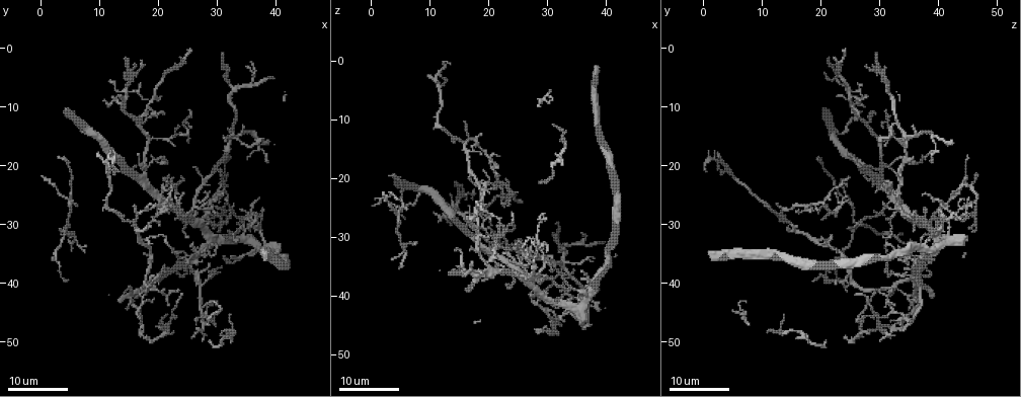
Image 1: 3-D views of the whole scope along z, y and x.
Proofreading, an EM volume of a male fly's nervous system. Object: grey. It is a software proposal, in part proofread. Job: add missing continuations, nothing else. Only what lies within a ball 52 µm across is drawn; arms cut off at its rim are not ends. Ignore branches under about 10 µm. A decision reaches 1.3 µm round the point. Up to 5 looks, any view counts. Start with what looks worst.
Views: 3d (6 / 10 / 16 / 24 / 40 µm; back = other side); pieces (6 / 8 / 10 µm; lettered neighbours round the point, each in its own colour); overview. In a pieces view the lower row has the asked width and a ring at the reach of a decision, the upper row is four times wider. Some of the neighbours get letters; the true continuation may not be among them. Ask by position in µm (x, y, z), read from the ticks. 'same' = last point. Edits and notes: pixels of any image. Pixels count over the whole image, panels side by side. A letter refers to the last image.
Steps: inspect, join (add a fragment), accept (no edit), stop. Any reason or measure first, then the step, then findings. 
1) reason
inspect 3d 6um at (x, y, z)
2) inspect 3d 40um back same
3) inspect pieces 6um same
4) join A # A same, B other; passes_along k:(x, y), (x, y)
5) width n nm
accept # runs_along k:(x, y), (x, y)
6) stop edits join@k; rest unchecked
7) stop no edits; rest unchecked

tapers out
inspect 3d 24um at (32.5, 28.0, 35.5)

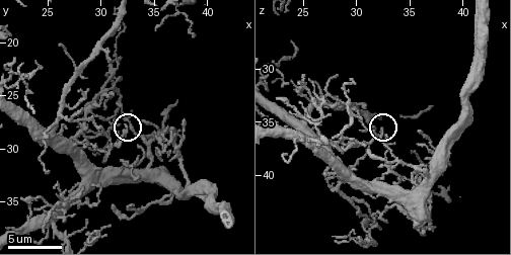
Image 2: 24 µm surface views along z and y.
inspect pieces 8um same

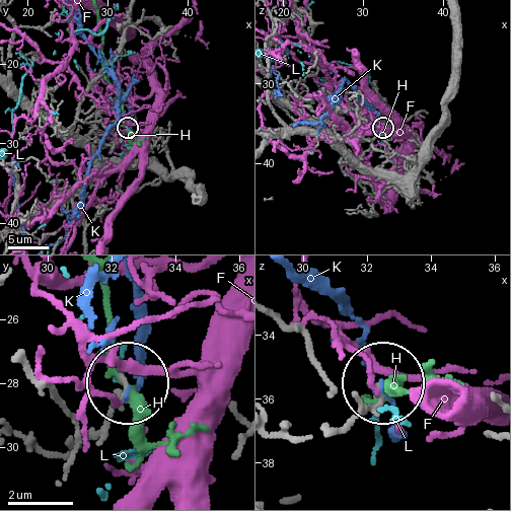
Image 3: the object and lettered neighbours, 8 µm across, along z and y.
width 190 nm
accept # F other, H other, K other, L other; none of them fits

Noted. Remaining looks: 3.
end of a long branch
inspect 3d 16um at (24.5, 42.0, 26.0)

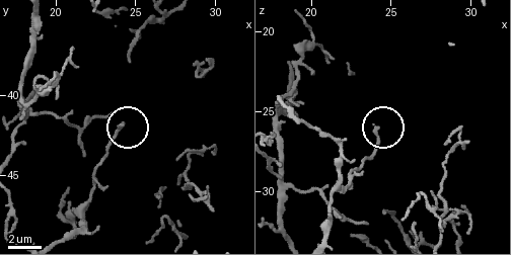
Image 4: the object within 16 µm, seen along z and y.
inspect pieces 8um same

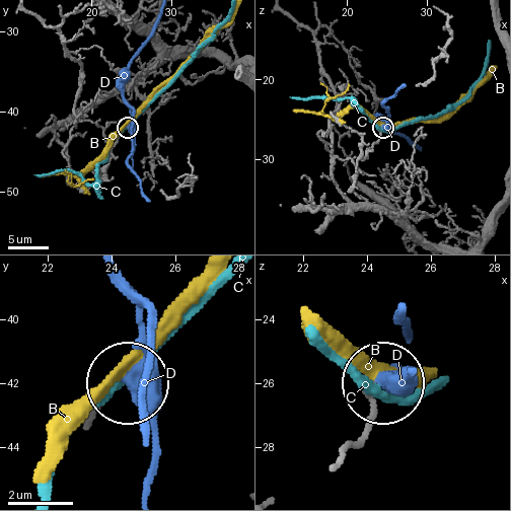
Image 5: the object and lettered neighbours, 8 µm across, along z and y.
width 180 nm
accept # B other, C other, D other; none of them fits

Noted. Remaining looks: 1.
stop no edits; rest unchecked

